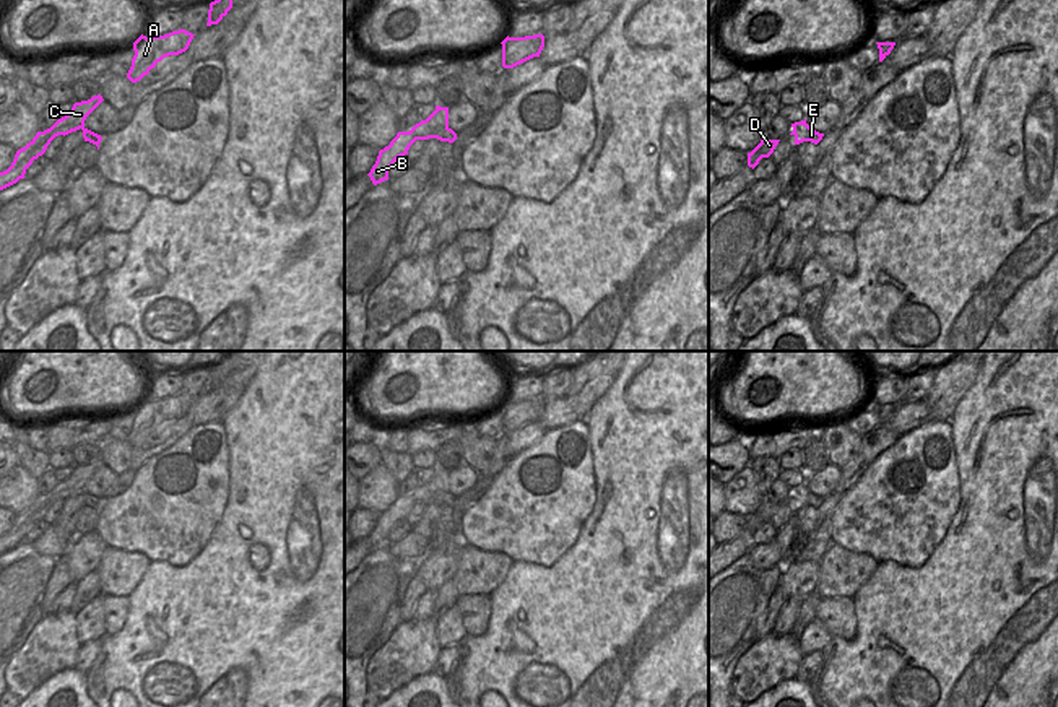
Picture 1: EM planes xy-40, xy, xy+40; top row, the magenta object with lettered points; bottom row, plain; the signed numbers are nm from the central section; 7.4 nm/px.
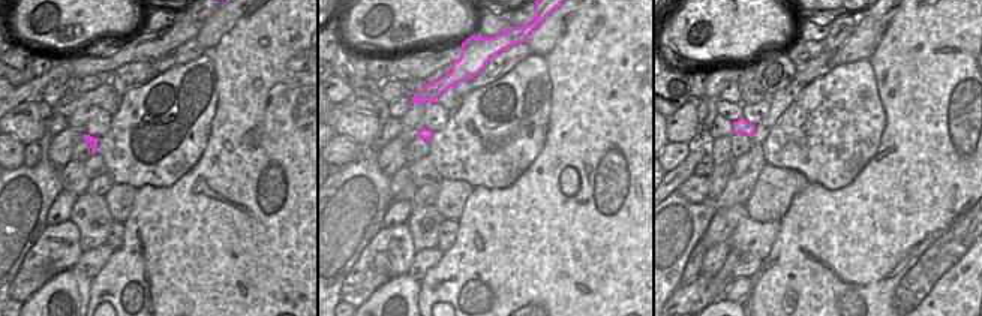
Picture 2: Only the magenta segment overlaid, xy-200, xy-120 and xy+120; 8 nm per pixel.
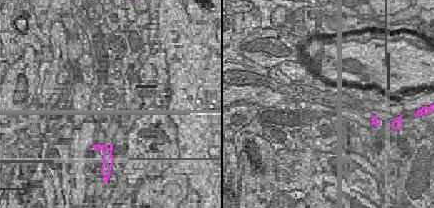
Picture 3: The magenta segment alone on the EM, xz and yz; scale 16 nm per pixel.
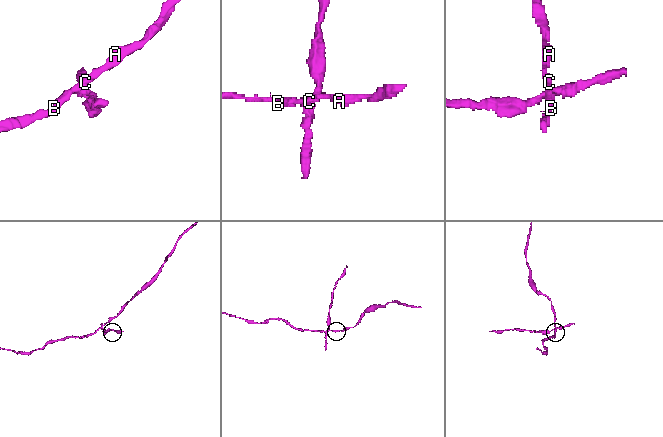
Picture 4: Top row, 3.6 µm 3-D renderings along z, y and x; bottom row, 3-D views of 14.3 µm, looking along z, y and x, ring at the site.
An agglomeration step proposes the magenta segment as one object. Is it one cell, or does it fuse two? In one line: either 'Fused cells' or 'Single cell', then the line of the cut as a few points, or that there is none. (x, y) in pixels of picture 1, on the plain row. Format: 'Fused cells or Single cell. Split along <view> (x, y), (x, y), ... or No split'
Fused cells. Split along xy (447, 491), (434, 501).

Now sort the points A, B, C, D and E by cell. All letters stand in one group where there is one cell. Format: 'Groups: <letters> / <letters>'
Groups: A B C D / E.

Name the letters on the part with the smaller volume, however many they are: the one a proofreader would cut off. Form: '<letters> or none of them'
E

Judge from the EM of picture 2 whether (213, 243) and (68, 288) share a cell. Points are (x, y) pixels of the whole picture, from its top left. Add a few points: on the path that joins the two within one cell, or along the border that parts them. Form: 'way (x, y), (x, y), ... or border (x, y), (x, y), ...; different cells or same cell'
border (92, 280), (87, 300); different cells

